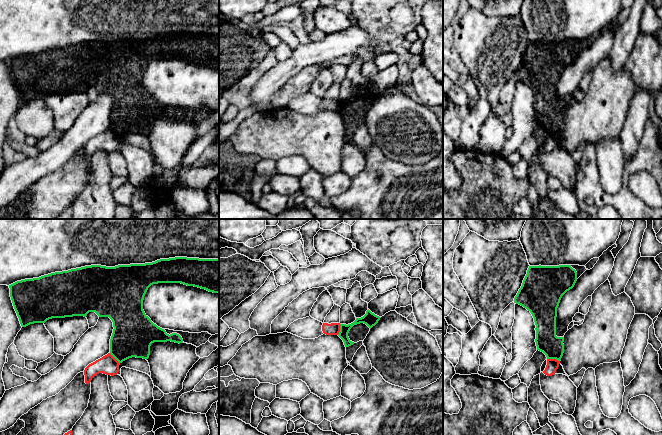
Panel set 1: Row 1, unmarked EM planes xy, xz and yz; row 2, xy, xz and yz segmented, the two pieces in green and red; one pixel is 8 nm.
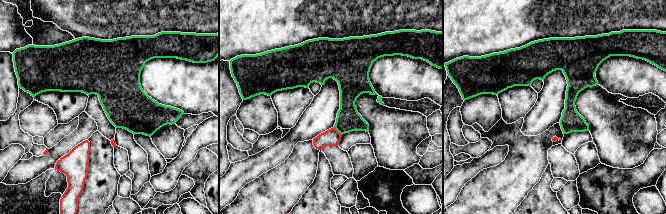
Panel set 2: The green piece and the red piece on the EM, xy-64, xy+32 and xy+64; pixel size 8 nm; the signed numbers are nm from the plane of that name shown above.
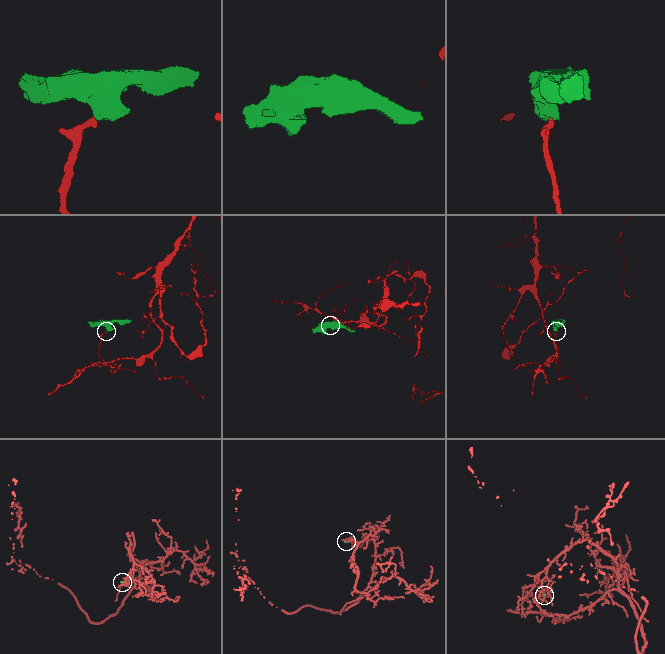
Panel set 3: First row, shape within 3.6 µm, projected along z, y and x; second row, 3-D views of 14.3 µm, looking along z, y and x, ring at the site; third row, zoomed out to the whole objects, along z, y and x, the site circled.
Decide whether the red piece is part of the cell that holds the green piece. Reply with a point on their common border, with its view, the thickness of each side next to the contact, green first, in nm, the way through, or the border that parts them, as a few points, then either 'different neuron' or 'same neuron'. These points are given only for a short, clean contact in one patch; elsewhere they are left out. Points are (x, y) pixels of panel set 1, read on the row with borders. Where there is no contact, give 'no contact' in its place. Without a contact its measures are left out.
contact yz (553, 358); calibres 180 and 100 nm; border yz (547, 358), (555, 358), (559, 361); different neuron

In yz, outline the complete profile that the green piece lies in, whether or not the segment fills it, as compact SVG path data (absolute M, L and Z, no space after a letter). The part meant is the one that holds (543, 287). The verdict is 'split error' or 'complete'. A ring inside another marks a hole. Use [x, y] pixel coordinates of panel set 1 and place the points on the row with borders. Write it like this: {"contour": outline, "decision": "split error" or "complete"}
{"contour": "M529 266L522 286L514 298L514 303L526 308L533 316L536 325L537 350L543 352L547 359L561 361L564 353L564 337L556 336L557 308L562 296L572 289L577 279L586 271L585 266Z", "decision": "split error"}

